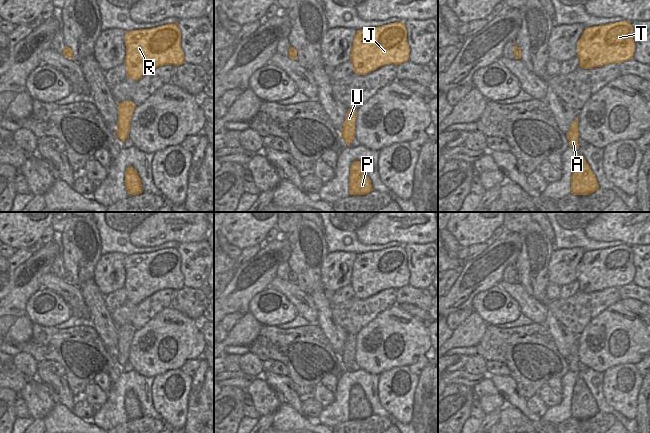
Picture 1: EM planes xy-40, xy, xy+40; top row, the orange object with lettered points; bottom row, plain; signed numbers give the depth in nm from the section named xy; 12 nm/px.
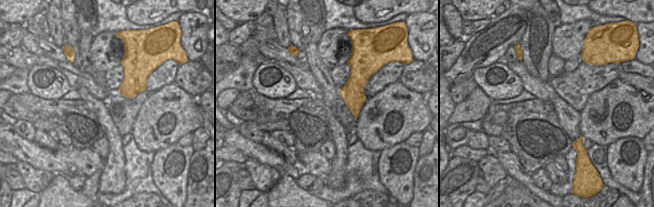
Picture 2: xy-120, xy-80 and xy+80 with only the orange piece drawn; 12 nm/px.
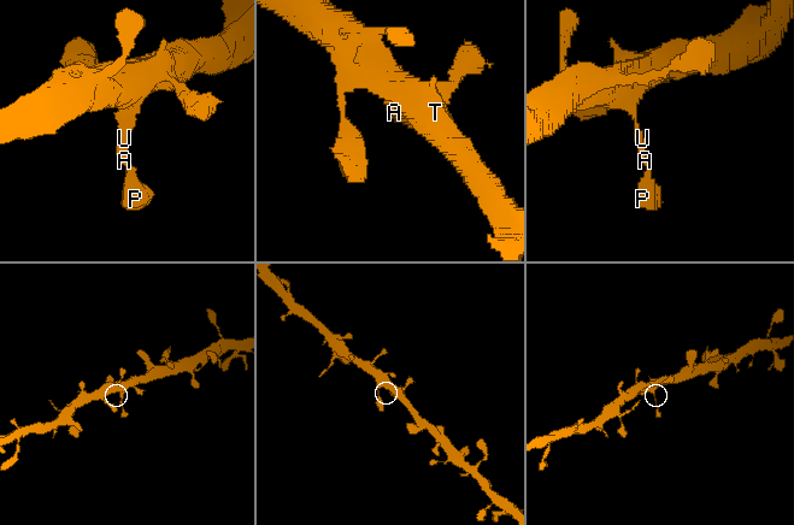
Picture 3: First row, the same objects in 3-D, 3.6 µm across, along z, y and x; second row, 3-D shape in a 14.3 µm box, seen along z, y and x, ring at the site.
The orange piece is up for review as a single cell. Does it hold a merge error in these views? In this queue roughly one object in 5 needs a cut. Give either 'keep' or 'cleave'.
keep

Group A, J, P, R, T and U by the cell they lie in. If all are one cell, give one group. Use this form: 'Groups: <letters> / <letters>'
Groups: A J P R T U

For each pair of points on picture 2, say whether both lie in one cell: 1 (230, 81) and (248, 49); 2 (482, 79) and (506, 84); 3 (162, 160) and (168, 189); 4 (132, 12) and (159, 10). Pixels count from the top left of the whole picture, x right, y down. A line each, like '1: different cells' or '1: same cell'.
1: same cell
2: same cell
3: same cell
4: same cell

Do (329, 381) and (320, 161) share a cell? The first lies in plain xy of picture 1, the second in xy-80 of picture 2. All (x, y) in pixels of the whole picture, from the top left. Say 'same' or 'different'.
different

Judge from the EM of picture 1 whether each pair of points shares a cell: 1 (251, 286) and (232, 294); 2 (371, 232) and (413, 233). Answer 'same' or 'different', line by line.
1: same
2: same

